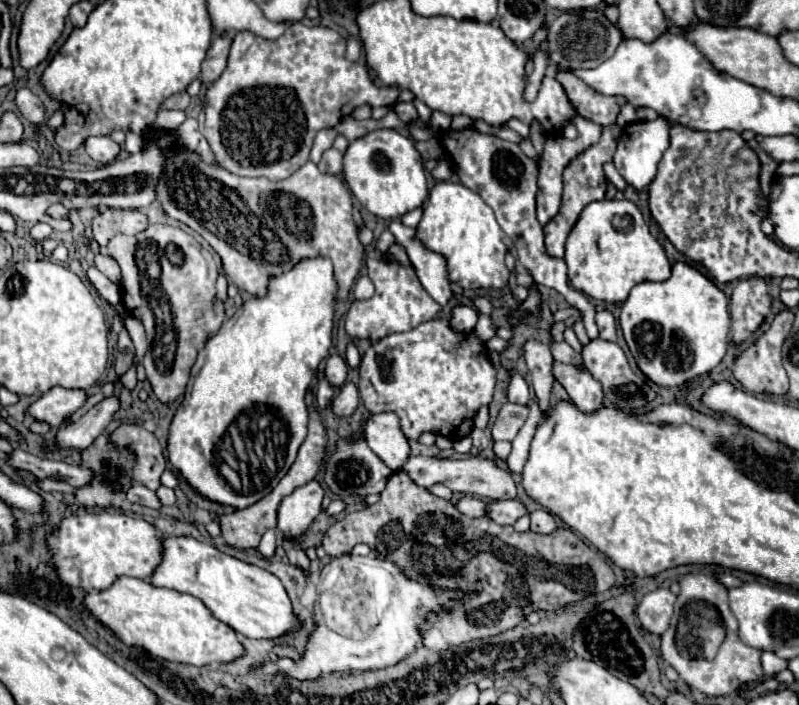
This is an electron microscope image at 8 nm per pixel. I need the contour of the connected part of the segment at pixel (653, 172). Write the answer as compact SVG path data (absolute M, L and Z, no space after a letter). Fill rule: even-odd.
M657 118L651 122L633 122L623 128L617 150L613 156L613 164L617 172L623 176L623 180L635 188L637 192L647 190L647 186L655 180L657 176L657 164L663 156L663 152L669 148L669 122L665 118Z

